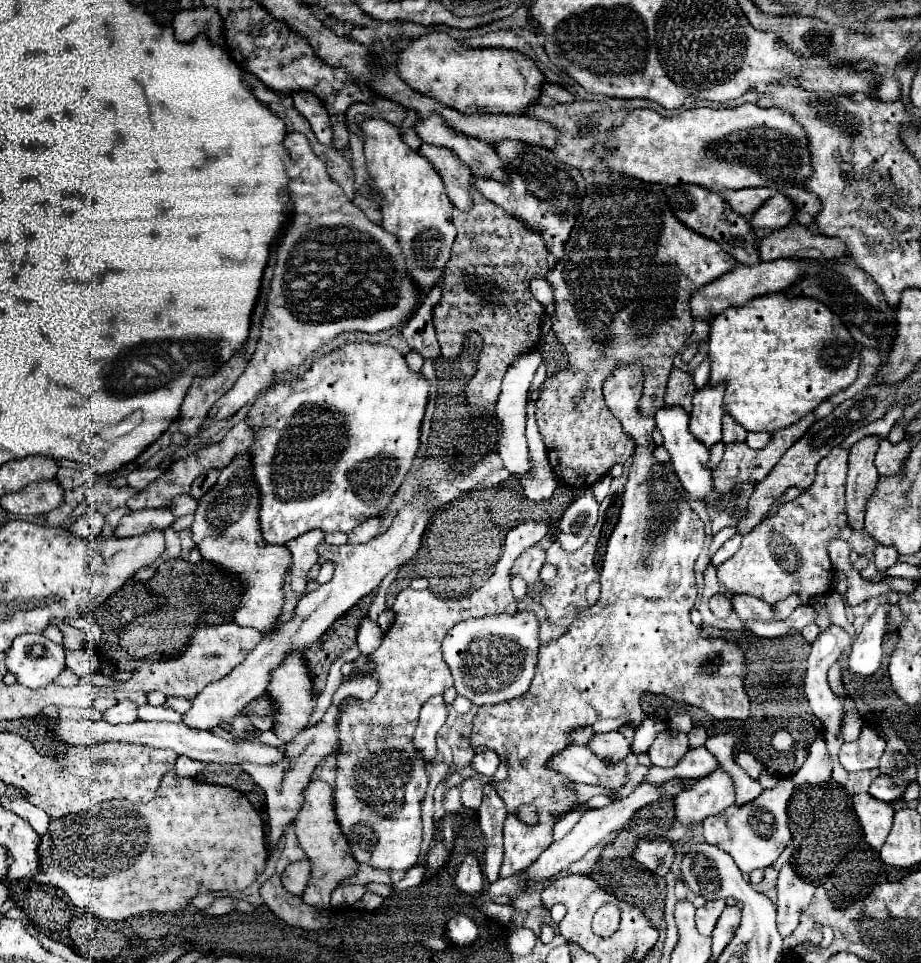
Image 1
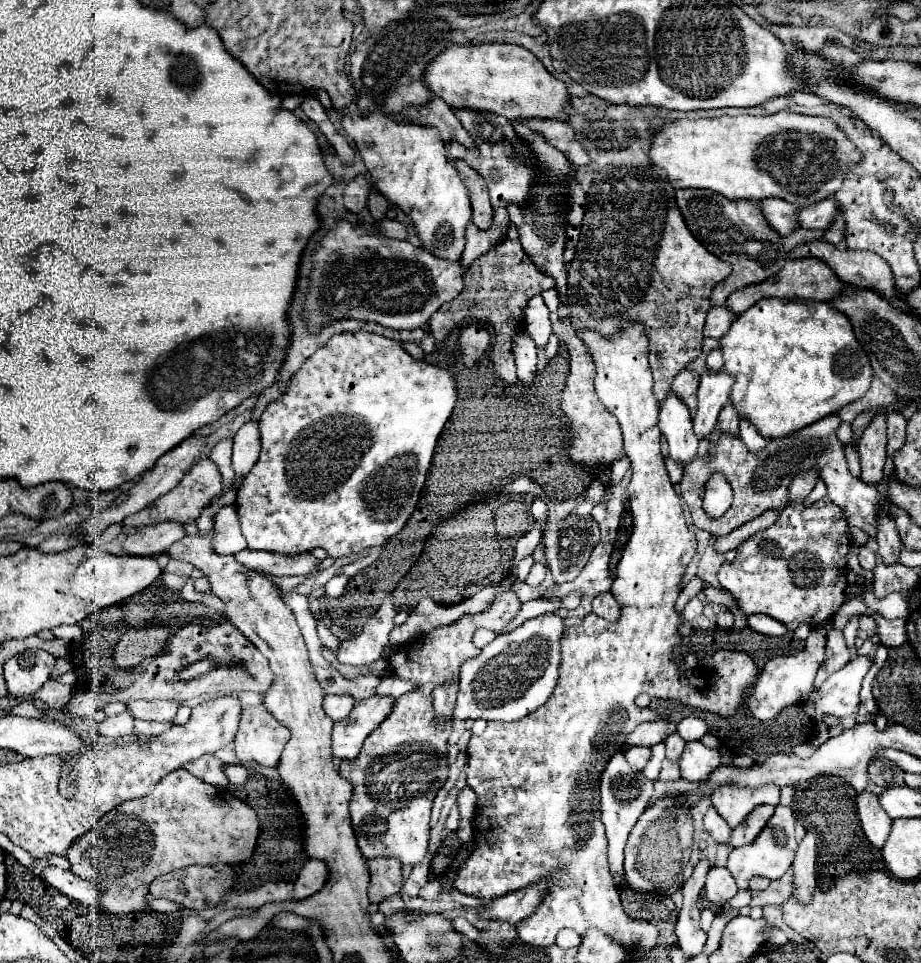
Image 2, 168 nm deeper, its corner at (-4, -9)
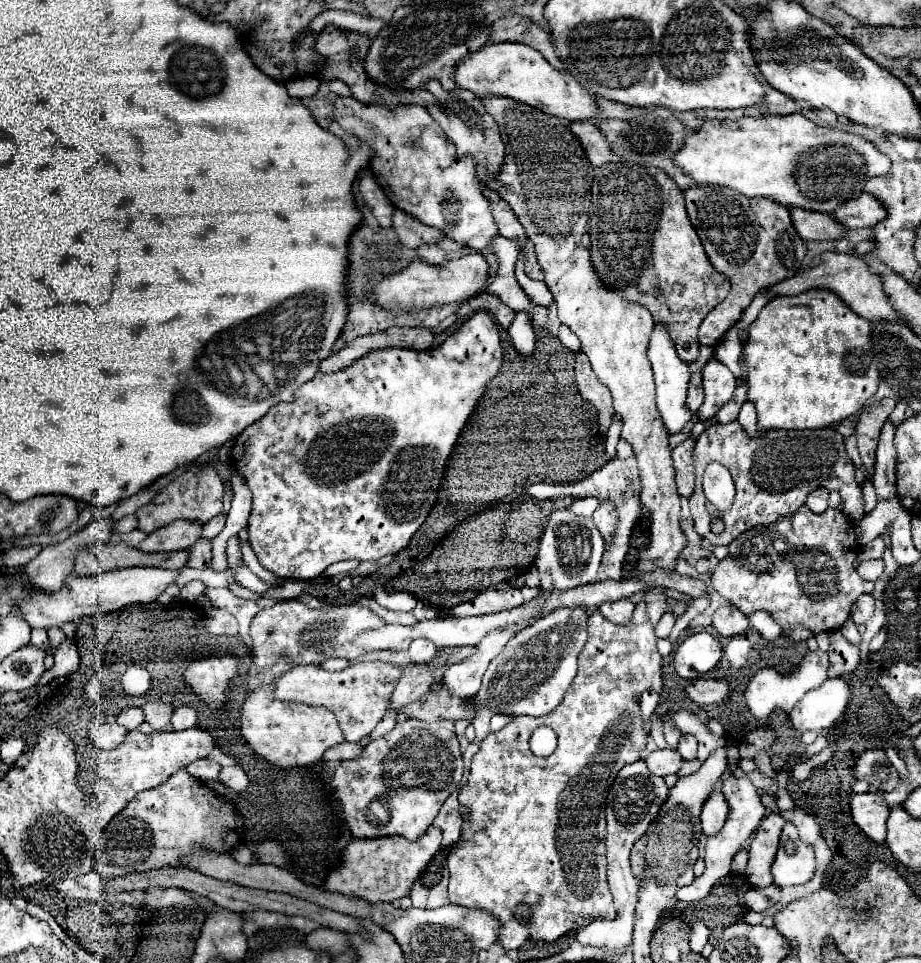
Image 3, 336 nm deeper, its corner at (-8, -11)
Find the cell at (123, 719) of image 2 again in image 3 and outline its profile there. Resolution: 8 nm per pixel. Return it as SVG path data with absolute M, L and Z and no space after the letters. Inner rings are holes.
M94 722L92 728L90 728L90 736L104 750L112 750L118 744L122 744L126 734L128 734L128 730L124 726L120 726L120 724L116 724L116 722L104 722L100 726Z

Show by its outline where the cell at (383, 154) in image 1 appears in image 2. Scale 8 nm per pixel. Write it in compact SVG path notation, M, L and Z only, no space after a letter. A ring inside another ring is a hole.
M370 112L366 116L344 114L342 128L354 140L368 168L372 184L380 192L384 192L384 196L392 204L396 204L414 222L414 230L420 236L420 240L424 242L424 248L430 250L438 258L460 260L464 246L466 246L466 226L470 224L470 218L472 218L472 204L468 198L468 188L464 186L458 170L454 168L452 160L448 158L446 144L440 132L428 124L422 126L422 124L410 124L410 122L394 122L380 112Z

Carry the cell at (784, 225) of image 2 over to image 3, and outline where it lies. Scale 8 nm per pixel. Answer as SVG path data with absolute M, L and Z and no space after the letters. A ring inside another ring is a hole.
M788 208L788 210L792 214L792 224L804 242L836 240L842 238L846 232L846 228L842 224L836 224L832 216L820 212L806 212L804 208Z

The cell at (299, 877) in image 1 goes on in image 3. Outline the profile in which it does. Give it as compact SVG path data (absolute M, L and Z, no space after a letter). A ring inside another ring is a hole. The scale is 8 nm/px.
M430 826L428 832L416 840L408 842L400 836L378 838L378 840L352 840L352 844L342 852L338 866L326 876L324 890L360 896L368 902L392 902L410 894L418 876L426 870L430 858L436 854L442 842L442 830Z

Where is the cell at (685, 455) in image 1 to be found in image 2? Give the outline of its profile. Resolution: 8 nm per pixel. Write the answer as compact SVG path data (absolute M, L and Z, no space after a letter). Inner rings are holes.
M668 392L668 396L660 404L658 428L668 440L670 458L686 464L690 462L690 458L696 456L698 438L692 432L690 410L674 392Z

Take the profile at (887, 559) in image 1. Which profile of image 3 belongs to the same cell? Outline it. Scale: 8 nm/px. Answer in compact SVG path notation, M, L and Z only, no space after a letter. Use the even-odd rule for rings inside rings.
M886 422L878 442L876 466L872 476L872 484L876 488L878 500L888 500L896 496L896 450L892 440L894 440L894 426Z

